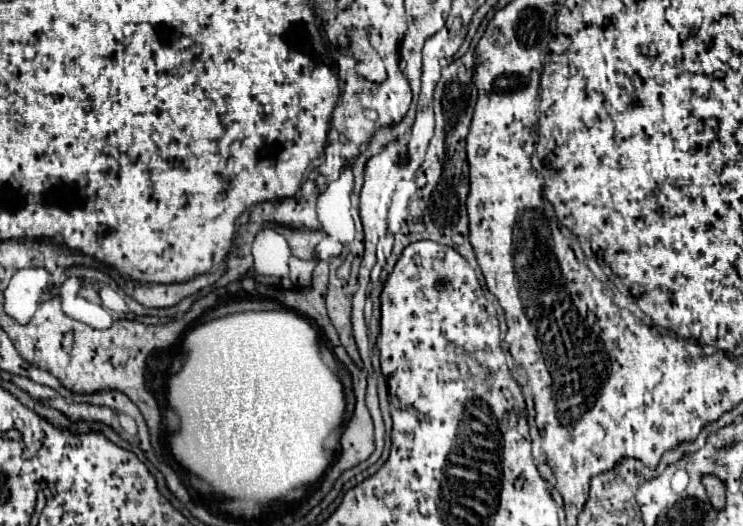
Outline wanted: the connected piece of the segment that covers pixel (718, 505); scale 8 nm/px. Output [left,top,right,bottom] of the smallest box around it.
[702,475,726,510]

